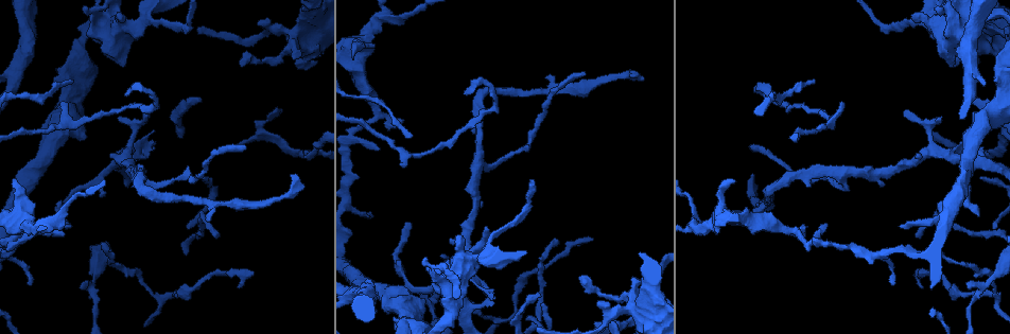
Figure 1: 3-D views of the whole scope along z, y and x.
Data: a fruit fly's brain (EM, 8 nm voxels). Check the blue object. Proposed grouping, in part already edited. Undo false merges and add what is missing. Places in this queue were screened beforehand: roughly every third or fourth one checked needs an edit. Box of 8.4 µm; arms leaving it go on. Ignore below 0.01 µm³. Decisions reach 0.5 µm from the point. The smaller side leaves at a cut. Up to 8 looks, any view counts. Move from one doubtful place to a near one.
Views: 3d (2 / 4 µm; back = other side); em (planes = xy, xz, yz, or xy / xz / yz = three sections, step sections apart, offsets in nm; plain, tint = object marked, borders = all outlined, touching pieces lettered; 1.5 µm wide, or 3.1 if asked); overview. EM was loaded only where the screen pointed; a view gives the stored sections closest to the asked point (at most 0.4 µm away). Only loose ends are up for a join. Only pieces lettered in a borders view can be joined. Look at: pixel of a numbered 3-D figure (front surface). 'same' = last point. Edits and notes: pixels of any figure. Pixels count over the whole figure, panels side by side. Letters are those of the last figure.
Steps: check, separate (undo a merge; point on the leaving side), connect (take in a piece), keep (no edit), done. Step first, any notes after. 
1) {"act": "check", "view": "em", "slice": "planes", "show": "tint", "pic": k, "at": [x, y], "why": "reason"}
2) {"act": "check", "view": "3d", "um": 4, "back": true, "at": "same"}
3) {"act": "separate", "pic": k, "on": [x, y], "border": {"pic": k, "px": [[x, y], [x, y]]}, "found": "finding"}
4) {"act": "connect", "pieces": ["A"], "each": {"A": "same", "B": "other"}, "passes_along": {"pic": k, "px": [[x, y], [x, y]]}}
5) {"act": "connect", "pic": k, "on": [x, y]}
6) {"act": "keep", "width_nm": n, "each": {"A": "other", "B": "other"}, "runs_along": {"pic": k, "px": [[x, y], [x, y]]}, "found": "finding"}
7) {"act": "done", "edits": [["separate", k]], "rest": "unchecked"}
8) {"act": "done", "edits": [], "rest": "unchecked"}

{"act": "check", "view": "em", "slice": "yz", "step": 8, "show": "borders", "pic": 1, "at": [691, 226], "why": "abrupt turn"}

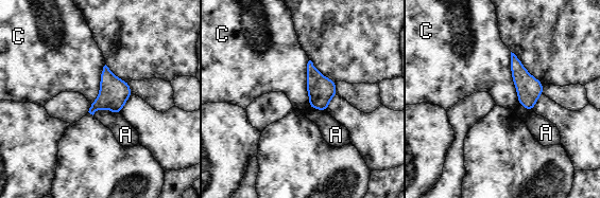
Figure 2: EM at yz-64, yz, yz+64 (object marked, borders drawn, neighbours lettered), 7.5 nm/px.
{"act": "check", "view": "em", "slice": "xy", "step": 4, "show": "borders", "at": "same"}

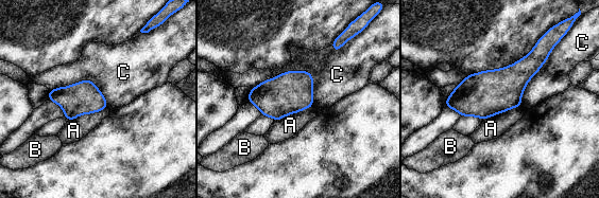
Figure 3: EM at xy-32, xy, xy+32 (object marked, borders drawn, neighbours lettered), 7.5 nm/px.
{"act": "keep", "width_nm": 260, "each": {"A": "other", "B": "other", "C": "other"}, "border": {"pic": 3, "px": [[251, 89], [308, 71], [313, 107]]}, "found": "all the same neuron"}

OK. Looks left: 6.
{"act": "check", "view": "3d", "um": 2, "pic": 1, "at": [813, 81], "why": "free end"}

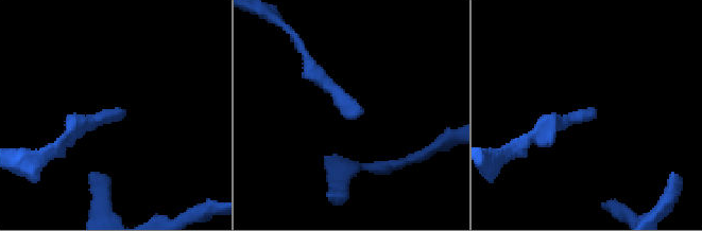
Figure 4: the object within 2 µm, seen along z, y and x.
{"act": "check", "view": "em", "slice": "planes", "show": "borders", "pic": 4, "at": [122, 110]}

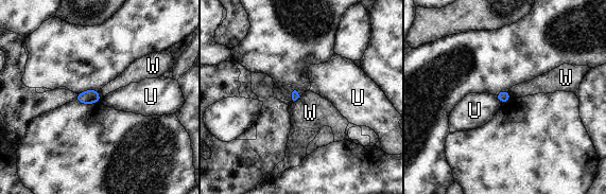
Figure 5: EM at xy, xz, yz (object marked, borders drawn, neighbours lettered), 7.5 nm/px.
{"act": "keep", "each": {"U": "other", "W": "other"}, "border": {"pic": 5, "px": [[98, 91], [101, 96]]}, "found": "no lettered piece goes on from it"}

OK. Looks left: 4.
{"act": "check", "view": "3d", "um": 2, "pic": 1, "at": [16, 179], "why": "an open end"}

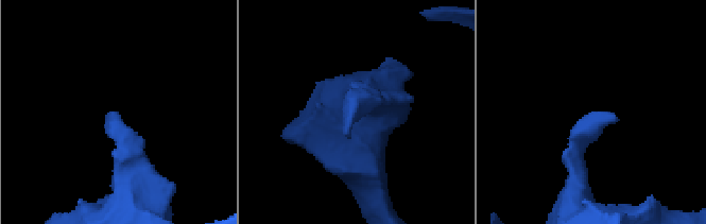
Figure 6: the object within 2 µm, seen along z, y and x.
{"act": "check", "view": "em", "slice": "xz", "step": 8, "show": "borders", "pic": 6, "at": [113, 119]}

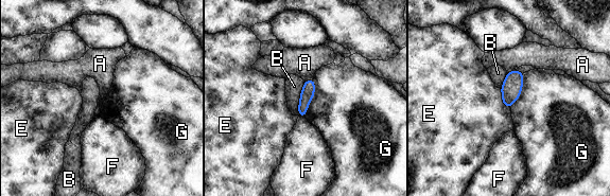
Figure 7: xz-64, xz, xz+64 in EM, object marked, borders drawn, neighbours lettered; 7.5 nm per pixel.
{"act": "keep", "each": {"A": "other", "B": "other", "E": "other", "F": "other", "G": "other"}, "found": "no lettered piece goes on from it"}

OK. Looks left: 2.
{"act": "check", "view": "em", "slice": "planes", "show": "tint", "pic": 1, "at": [240, 66], "why": "an open end"}

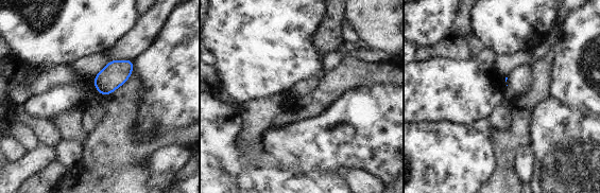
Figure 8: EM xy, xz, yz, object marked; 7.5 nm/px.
{"act": "check", "view": "em", "slice": "planes", "show": "borders", "at": "same"}

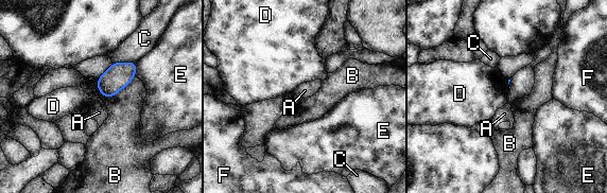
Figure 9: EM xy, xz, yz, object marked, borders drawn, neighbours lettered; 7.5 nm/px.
{"act": "keep", "longest_contact_nm": ["B", 280], "each": {"A": "other", "B": "other", "C": "other", "D": "other", "E": "other", "F": "other"}, "found": "none of them fits"}

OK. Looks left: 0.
{"act": "done", "edits": [], "rest": "unchecked"}

